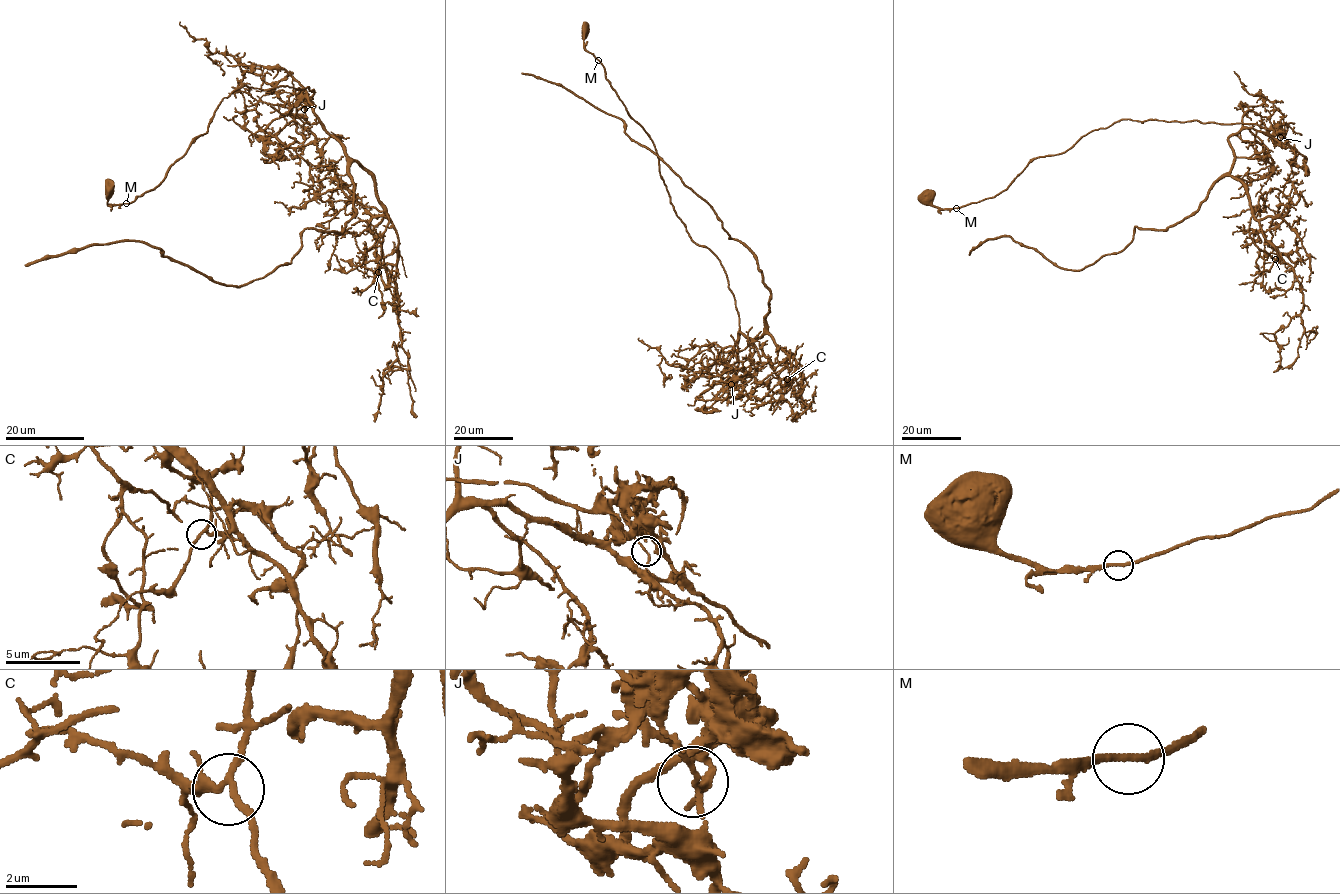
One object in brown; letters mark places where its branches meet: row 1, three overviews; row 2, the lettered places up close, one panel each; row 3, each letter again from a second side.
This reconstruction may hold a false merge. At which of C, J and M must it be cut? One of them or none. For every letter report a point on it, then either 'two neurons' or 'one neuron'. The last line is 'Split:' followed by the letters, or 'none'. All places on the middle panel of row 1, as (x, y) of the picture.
C: (787, 379) | one neuron
J: (731, 384) | two neurons
M: (598, 60) | one neuron
Split: J

